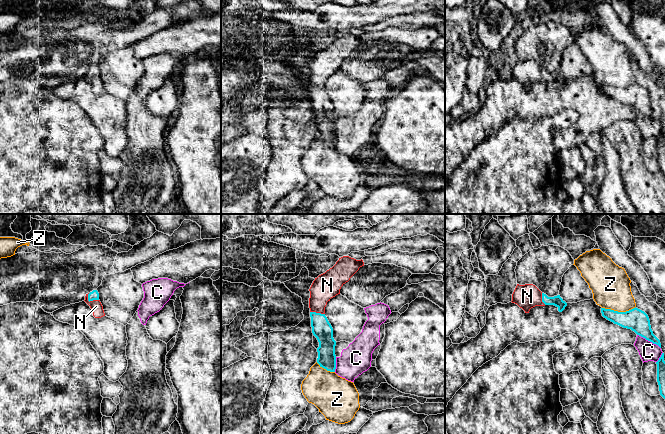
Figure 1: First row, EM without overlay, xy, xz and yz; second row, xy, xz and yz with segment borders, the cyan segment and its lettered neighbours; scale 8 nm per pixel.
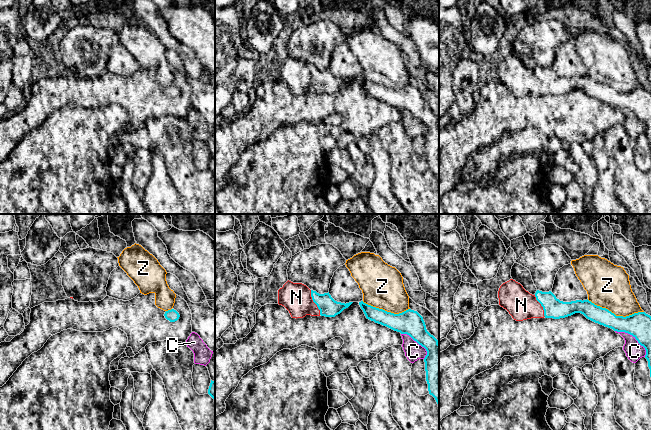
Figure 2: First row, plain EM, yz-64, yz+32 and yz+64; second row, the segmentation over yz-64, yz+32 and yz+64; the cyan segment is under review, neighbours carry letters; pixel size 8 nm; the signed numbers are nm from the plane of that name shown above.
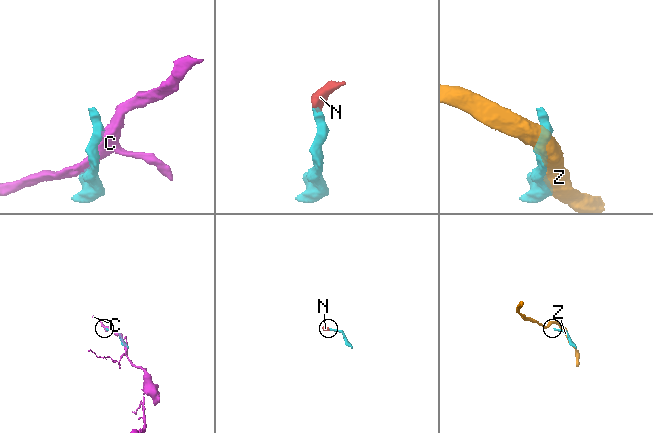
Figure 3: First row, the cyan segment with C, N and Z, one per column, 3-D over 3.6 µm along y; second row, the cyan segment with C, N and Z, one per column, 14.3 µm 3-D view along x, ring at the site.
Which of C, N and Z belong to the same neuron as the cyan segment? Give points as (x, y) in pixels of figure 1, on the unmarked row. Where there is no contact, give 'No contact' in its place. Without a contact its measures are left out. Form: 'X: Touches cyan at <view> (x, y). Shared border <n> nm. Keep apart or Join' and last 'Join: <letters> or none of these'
C: Touches cyan at yz (649, 116). Shared border 220 nm. Keep apart
N: Touches cyan at xy (90, 76). Shared border 110 nm. Join
Z: Touches cyan at yz (617, 87). Shared border 280 nm. Keep apart
Join: N

